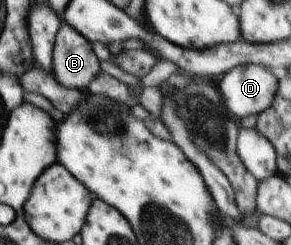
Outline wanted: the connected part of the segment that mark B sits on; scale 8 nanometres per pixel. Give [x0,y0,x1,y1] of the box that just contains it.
[52,22,101,90]

